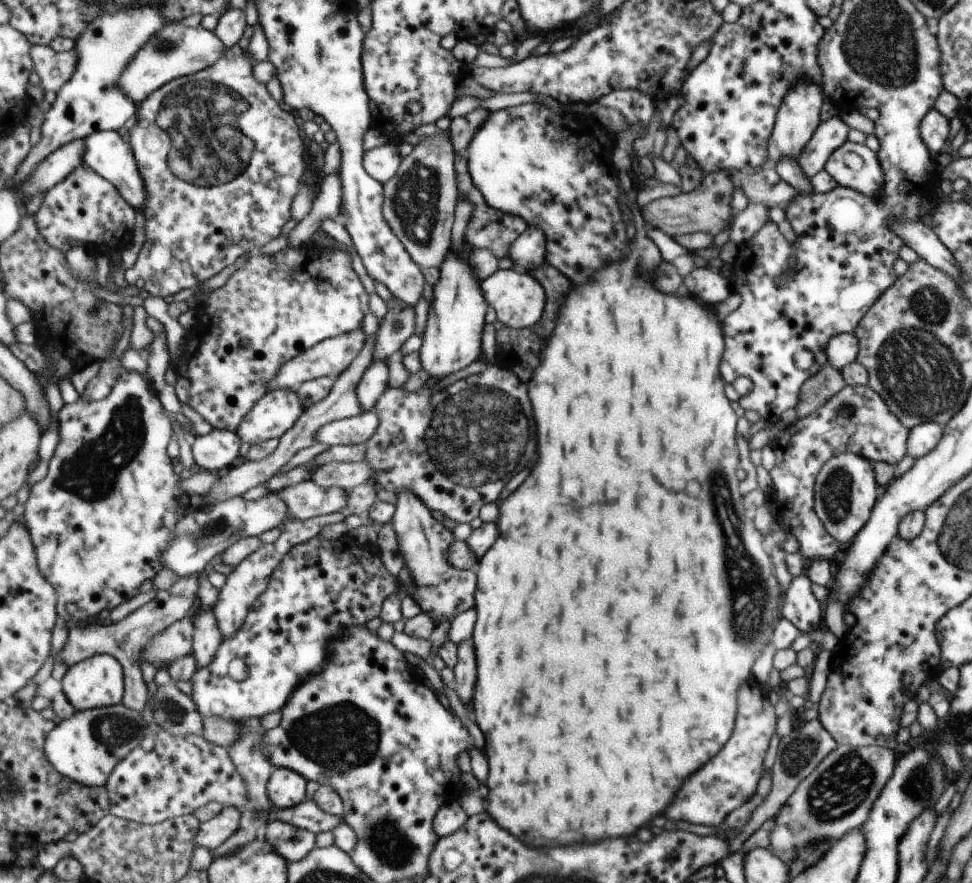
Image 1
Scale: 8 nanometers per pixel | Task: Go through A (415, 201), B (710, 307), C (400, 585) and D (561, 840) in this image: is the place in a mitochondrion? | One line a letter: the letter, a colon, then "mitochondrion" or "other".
A: mitochondrion
B: other
C: other
D: other

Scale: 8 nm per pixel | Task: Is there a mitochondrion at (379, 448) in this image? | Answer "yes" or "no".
no

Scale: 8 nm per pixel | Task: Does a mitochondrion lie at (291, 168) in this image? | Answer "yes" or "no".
no

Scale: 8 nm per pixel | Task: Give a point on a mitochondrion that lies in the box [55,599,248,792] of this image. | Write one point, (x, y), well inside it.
(111, 731)

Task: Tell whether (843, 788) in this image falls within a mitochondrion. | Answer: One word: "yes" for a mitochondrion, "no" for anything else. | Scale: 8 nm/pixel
yes

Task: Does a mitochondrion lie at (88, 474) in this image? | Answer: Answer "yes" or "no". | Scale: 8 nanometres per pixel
yes

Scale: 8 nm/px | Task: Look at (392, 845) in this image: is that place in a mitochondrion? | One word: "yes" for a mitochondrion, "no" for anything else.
yes

